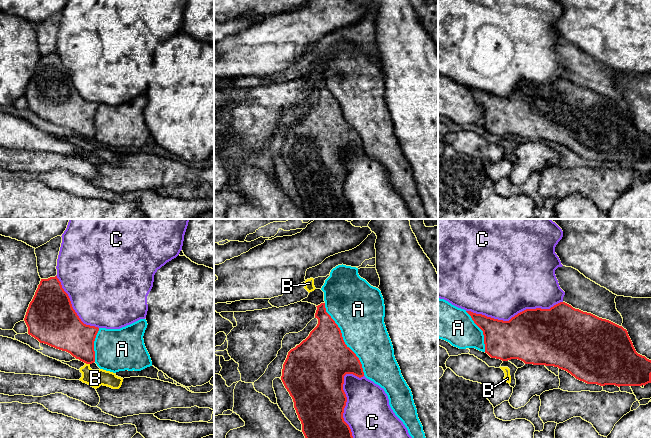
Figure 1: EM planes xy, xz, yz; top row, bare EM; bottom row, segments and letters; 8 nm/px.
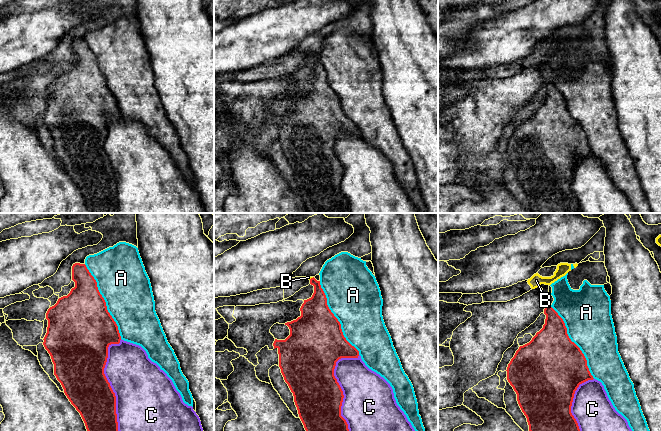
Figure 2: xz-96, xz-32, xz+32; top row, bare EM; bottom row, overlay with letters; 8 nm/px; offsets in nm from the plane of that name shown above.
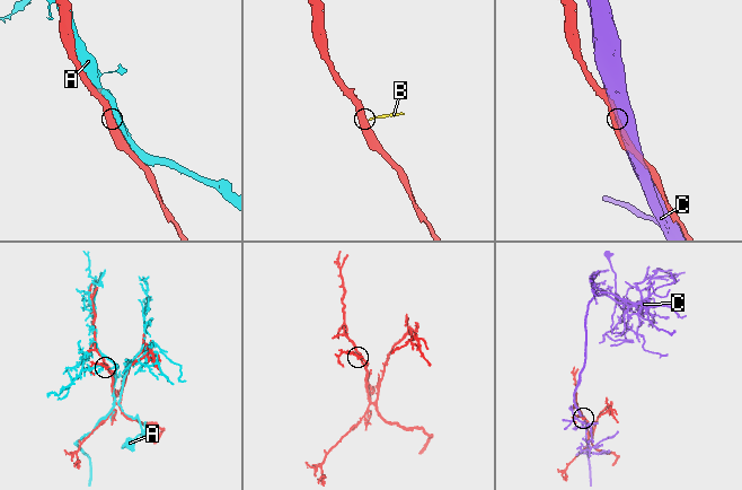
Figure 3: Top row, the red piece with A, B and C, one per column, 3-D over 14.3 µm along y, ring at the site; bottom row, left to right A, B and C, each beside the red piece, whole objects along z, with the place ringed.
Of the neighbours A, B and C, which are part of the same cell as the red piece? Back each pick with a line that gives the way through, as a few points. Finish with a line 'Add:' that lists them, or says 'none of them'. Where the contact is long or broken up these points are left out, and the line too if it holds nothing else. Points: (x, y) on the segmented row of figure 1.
Add: none of them

